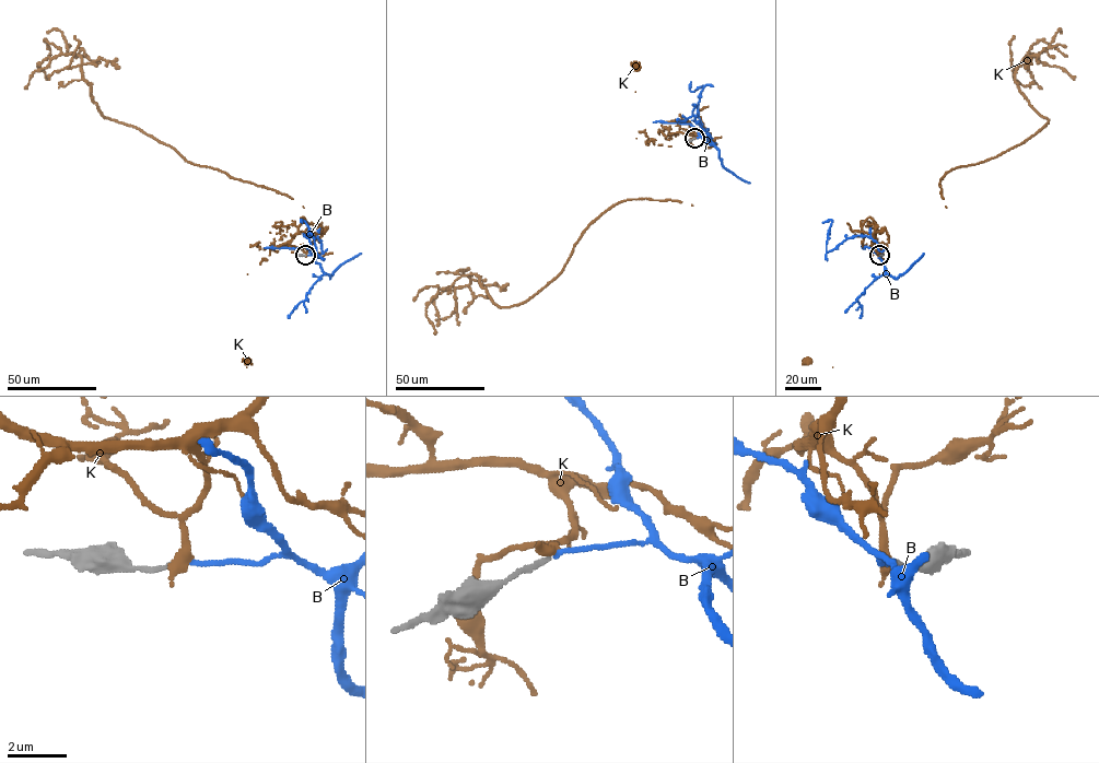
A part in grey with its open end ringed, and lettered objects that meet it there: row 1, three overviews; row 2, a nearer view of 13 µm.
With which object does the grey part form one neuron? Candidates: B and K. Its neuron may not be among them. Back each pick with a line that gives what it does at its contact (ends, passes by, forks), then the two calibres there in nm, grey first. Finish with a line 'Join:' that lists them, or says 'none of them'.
B: it ends; calibres 160 and 130 nm
Join: B

